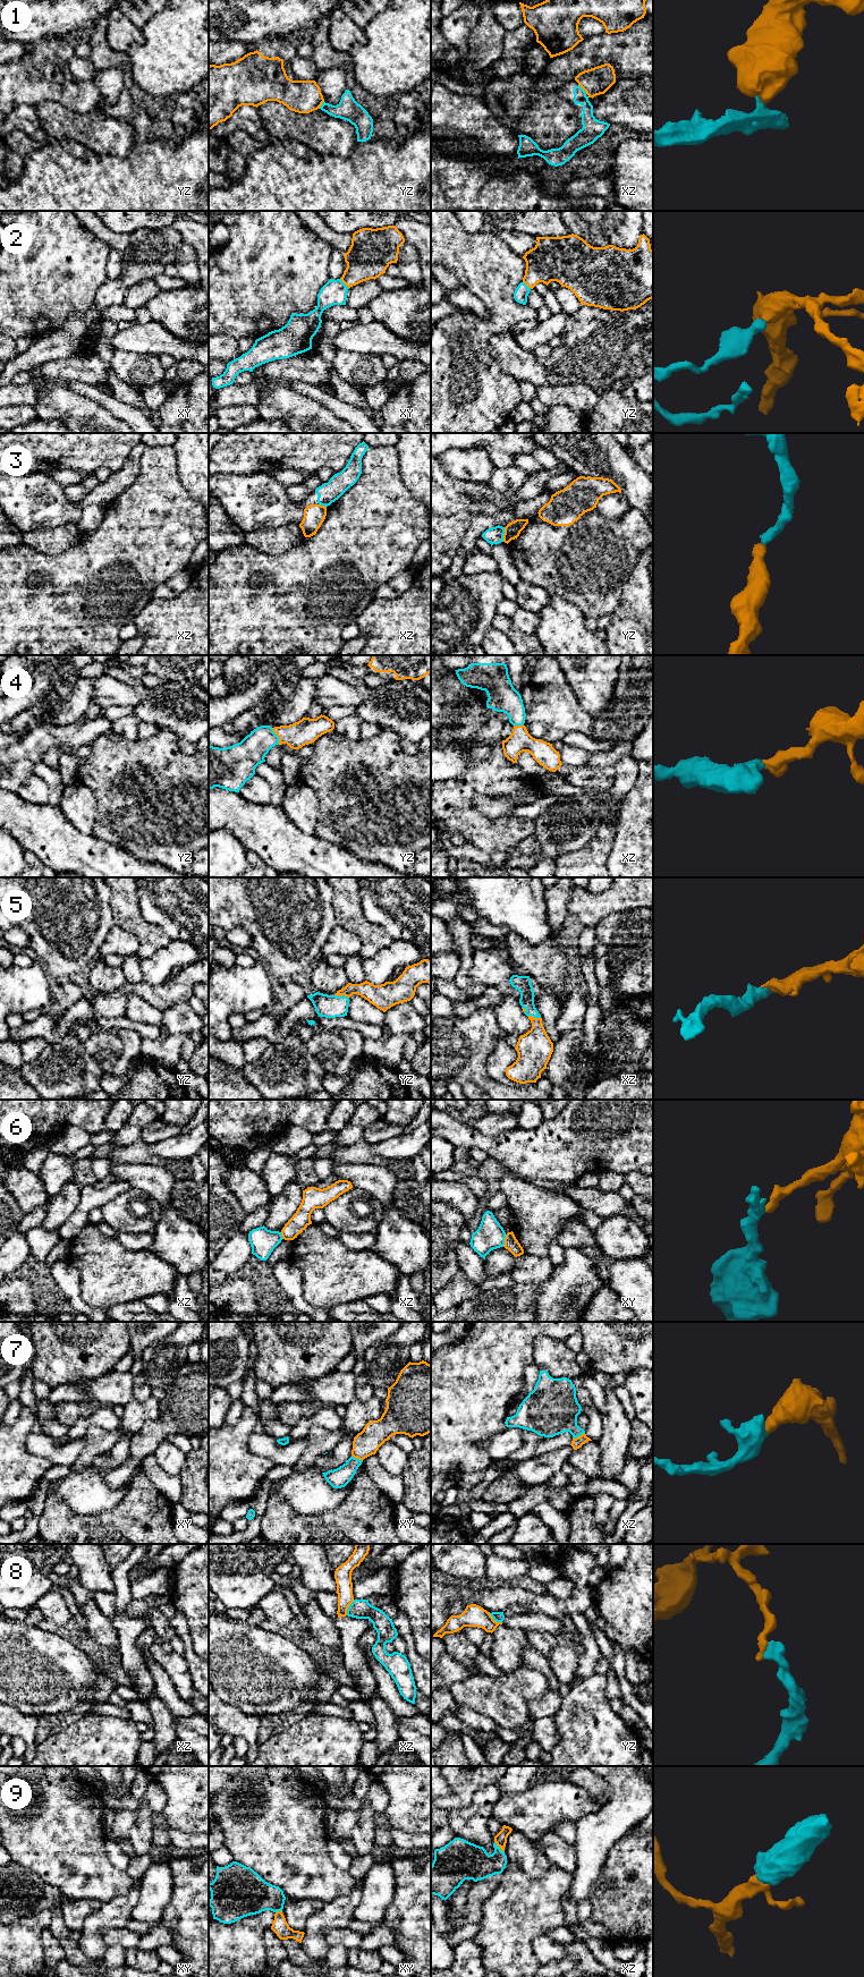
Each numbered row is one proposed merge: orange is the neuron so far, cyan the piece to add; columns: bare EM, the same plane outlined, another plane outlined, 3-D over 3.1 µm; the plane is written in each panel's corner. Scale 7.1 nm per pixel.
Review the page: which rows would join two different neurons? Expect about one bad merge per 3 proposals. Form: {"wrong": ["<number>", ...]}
{"wrong": ["1", "6", "8"]}

